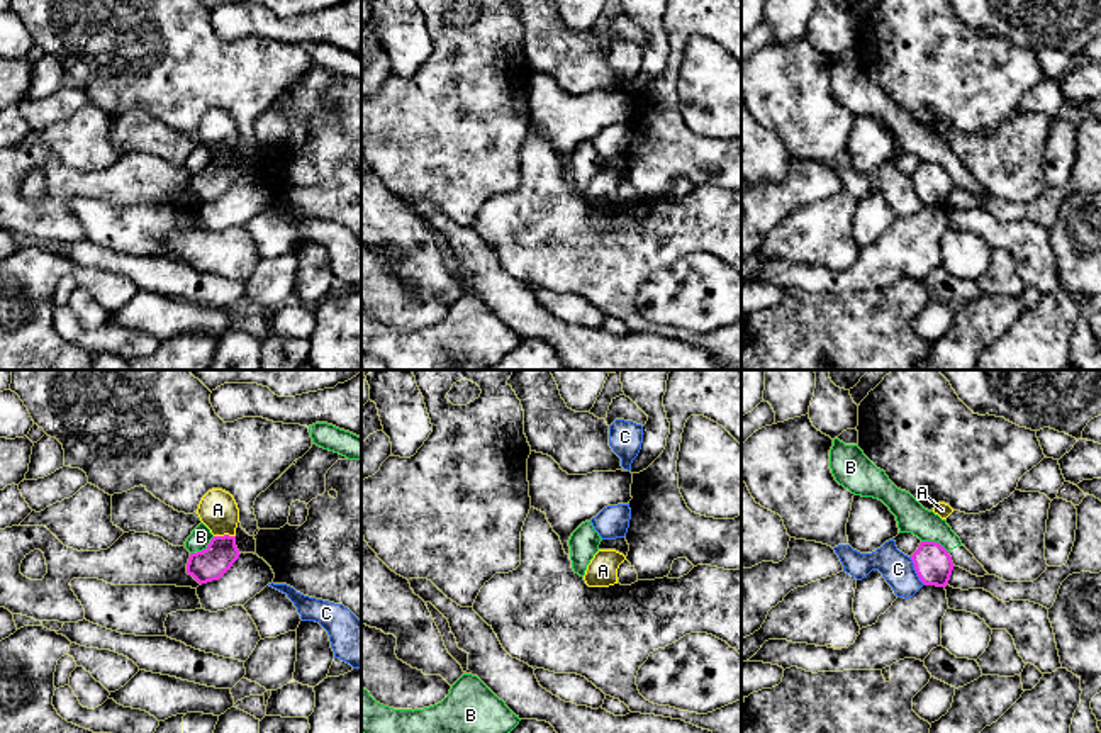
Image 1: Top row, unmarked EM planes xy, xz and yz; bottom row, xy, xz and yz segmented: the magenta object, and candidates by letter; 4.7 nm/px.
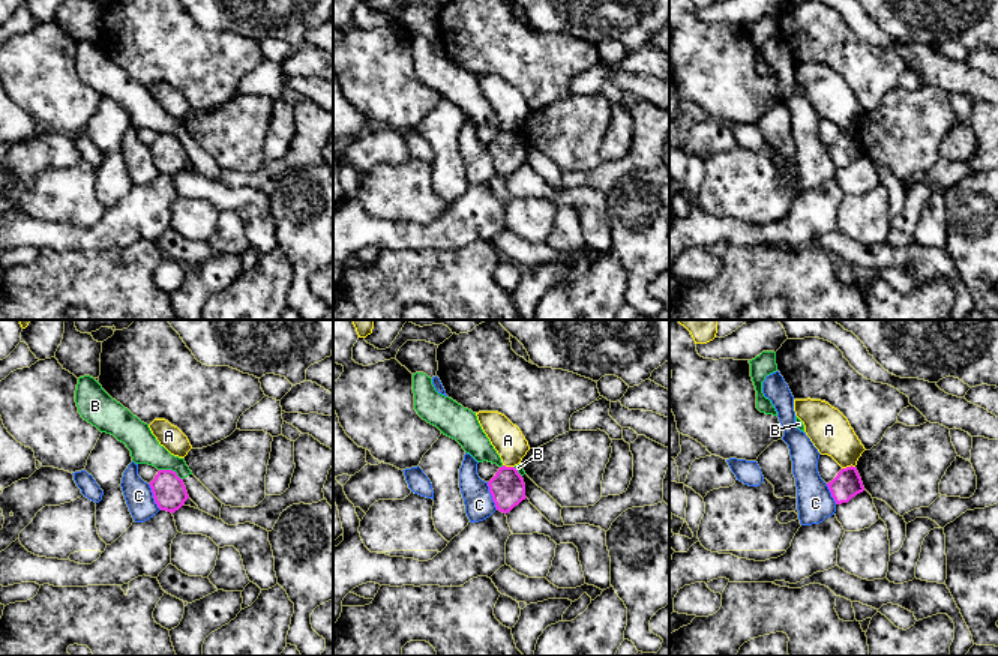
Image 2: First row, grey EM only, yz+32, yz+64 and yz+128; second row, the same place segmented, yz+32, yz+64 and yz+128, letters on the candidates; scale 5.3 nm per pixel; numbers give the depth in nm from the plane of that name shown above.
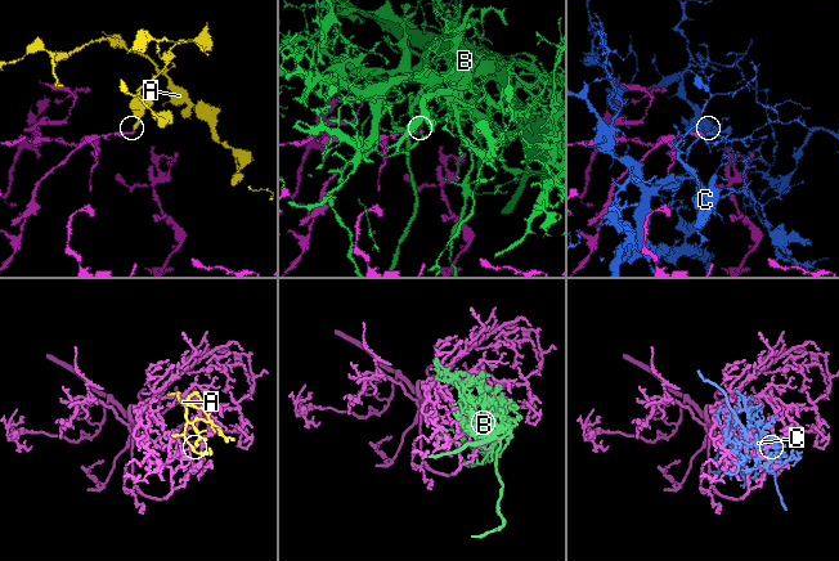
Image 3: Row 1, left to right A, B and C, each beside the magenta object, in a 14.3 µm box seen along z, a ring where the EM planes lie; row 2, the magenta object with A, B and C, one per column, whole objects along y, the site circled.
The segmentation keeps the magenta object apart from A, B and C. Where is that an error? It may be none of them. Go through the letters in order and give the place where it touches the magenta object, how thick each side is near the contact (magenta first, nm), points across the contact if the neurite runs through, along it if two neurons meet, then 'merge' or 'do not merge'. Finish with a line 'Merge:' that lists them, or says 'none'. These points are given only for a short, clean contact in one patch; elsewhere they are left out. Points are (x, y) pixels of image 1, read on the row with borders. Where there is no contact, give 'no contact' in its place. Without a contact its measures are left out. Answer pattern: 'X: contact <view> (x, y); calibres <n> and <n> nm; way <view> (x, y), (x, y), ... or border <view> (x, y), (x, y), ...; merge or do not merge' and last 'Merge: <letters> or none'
A: contact xy (224, 535); calibres 160 and 190 nm; border xy (234, 535), (214, 537); do not merge
B: contact yz (935, 543); calibres 180 and 150 nm; do not merge
C: contact yz (915, 569); calibres 180 and 160 nm; do not merge
Merge: none

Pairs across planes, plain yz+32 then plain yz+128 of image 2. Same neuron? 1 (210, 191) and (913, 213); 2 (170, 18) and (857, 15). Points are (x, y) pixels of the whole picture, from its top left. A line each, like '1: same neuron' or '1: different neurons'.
1: different neurons
2: different neurons

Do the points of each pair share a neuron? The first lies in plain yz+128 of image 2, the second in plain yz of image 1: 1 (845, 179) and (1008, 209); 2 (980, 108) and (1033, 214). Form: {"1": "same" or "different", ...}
{"1": "different", "2": "same"}

